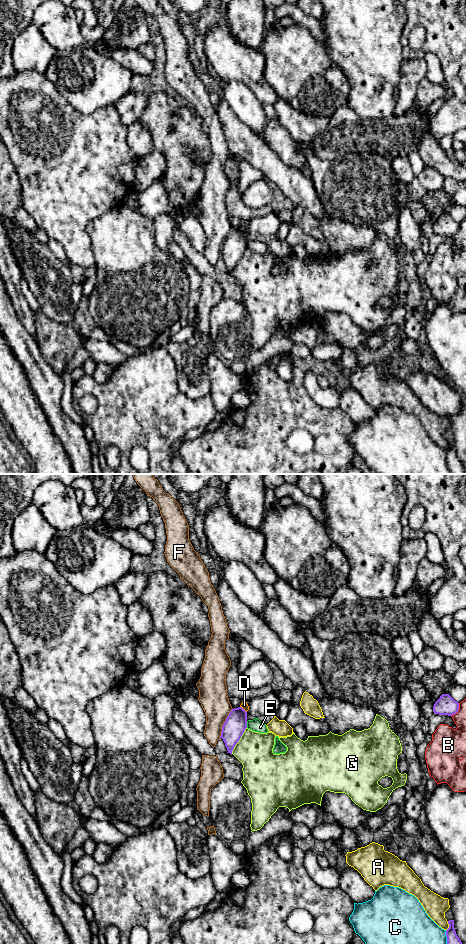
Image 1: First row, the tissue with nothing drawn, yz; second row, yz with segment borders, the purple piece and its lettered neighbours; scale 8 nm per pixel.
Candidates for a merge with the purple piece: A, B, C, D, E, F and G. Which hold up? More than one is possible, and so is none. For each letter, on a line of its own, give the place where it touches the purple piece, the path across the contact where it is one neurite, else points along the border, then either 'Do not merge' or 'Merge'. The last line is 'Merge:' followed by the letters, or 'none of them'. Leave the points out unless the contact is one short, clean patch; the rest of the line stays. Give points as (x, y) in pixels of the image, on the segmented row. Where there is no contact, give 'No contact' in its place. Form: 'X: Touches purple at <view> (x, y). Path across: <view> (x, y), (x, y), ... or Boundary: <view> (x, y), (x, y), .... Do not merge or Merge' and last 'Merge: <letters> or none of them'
A: Touches purple at yz (449, 926). Do not merge
B: Touches purple at yz (458, 709). Do not merge
C: Touches purple at yz (446, 936). Do not merge
D: Touches purple at yz (243, 709). Boundary: yz (240, 706), (246, 712). Do not merge
E: Touches purple at yz (246, 724). Do not merge
F: Touches purple at yz (224, 723). Do not merge
G: Touches purple at yz (239, 739). Do not merge
Merge: none of them

